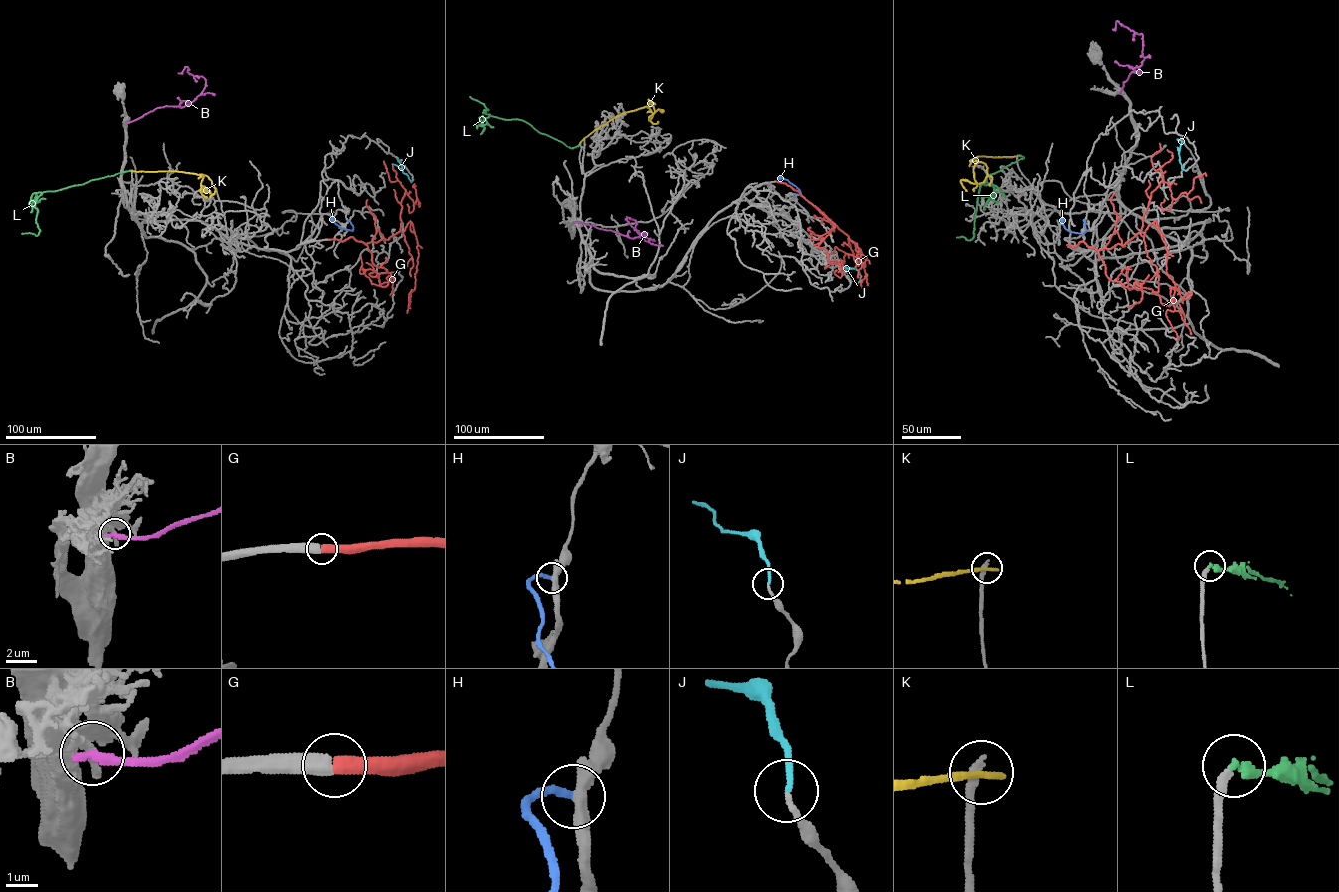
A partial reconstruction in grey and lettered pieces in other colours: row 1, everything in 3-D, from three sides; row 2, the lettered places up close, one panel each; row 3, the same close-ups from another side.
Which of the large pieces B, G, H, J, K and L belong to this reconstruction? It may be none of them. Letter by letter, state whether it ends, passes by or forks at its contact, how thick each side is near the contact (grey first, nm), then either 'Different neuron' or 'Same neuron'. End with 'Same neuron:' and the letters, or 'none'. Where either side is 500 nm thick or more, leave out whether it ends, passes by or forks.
B: It ends there. Thickness 320 nm (grey) against 280 nm. Different neuron
G: It ends there. Thickness 480 nm (grey) against 480 nm. Same neuron
H: It ends there. Thickness 400 nm (grey) against 260 nm. Different neuron
J: It ends there. Thickness 180 nm (grey) against 190 nm. Same neuron
K: It ends there. Thickness 240 nm (grey) against 280 nm. Different neuron
L: It ends there. Thickness 200 nm (grey) against 260 nm. Different neuron
Same neuron: G, J

